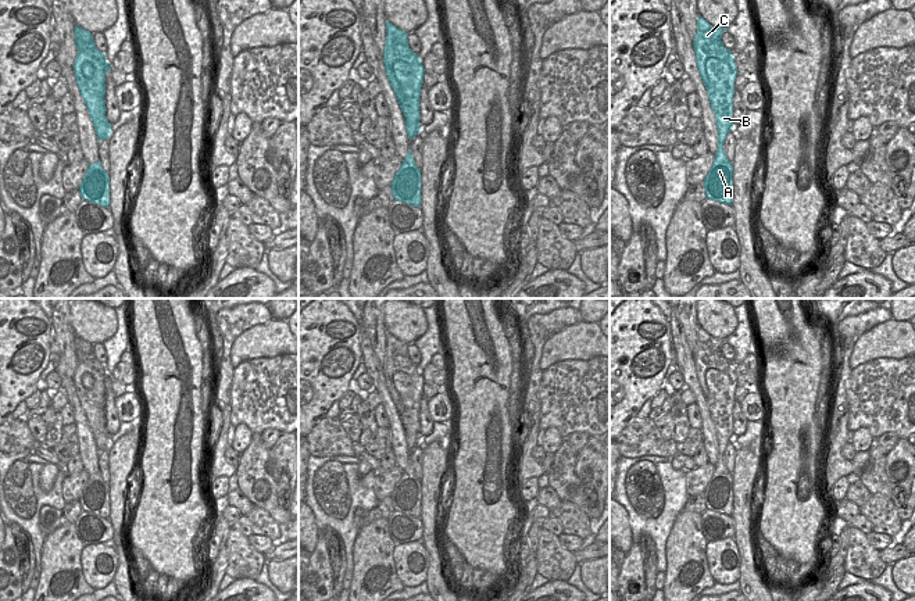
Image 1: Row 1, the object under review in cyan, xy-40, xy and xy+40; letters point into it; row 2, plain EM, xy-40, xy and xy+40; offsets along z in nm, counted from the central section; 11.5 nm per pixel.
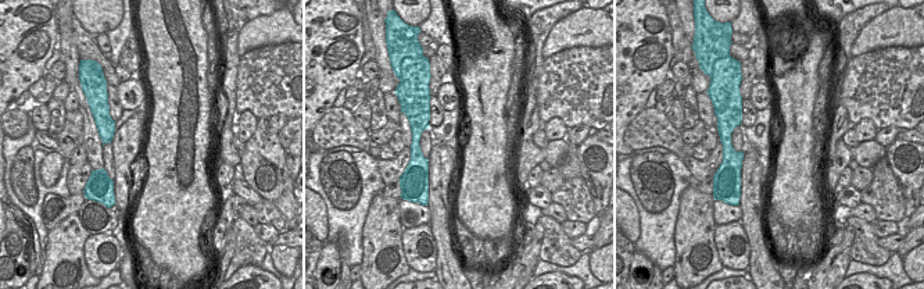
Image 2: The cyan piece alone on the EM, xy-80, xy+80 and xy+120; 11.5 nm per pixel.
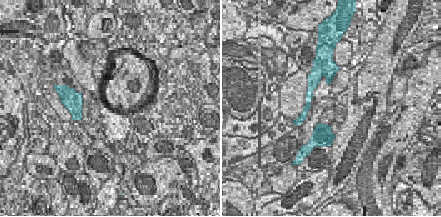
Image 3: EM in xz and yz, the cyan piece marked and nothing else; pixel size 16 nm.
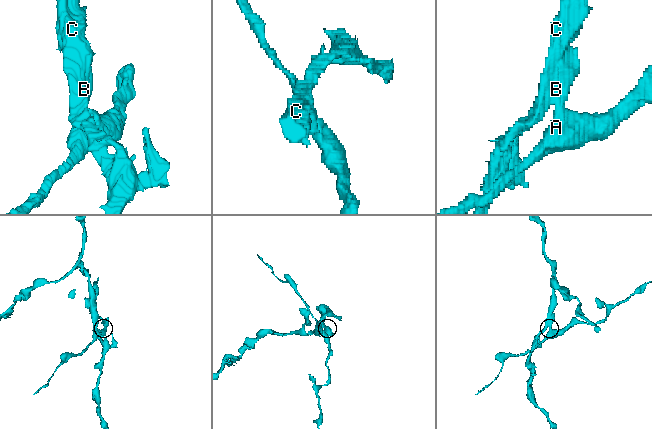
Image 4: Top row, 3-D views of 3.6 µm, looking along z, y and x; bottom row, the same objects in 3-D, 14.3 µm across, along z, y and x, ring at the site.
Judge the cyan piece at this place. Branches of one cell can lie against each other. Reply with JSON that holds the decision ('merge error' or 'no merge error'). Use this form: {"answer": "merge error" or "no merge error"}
{"answer": "merge error"}

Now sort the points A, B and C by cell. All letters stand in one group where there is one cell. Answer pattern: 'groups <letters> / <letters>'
groups A B / C

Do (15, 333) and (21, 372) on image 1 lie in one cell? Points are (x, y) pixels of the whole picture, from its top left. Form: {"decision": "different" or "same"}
{"decision": "same"}

